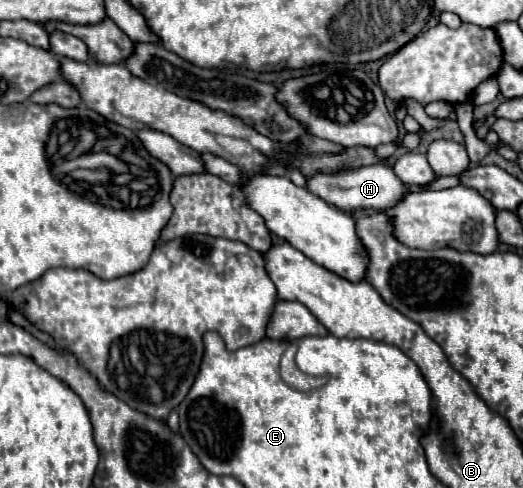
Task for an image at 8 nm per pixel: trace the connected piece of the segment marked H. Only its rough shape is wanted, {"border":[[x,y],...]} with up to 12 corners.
{"border":[[375,164],[307,178],[339,210],[393,208],[407,186]]}

